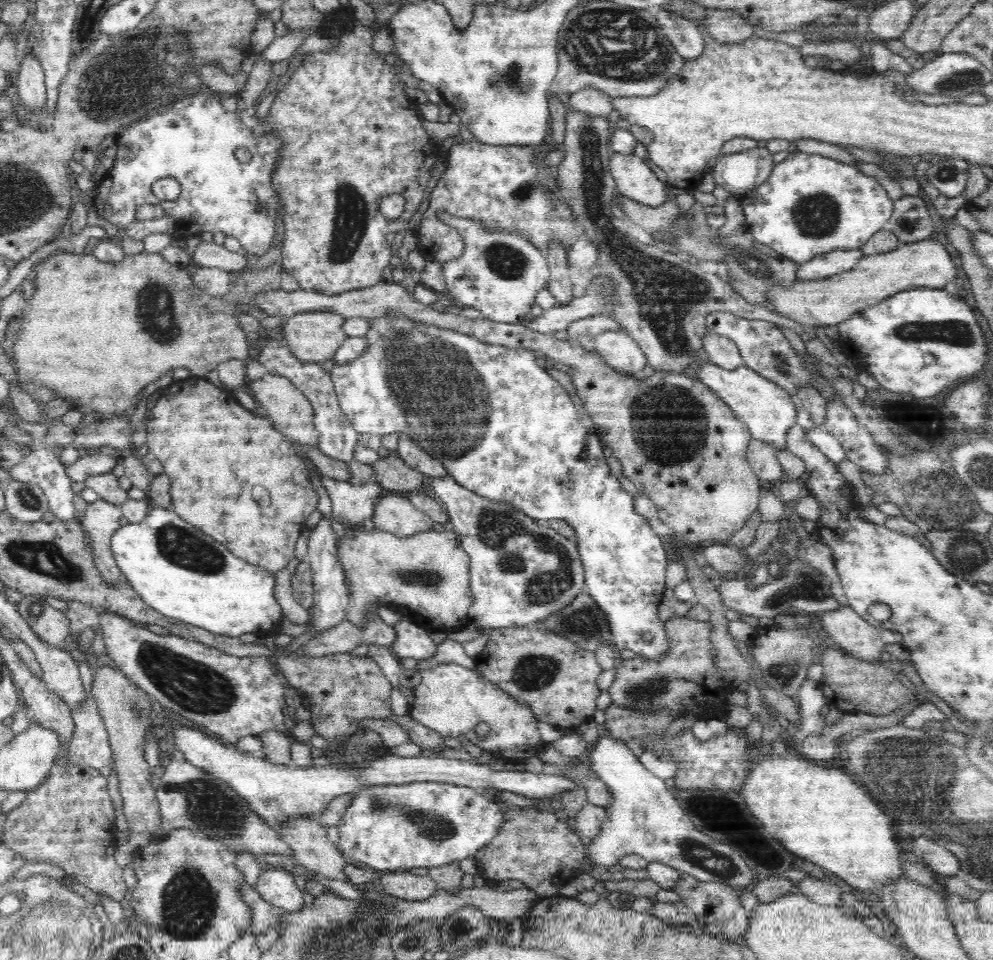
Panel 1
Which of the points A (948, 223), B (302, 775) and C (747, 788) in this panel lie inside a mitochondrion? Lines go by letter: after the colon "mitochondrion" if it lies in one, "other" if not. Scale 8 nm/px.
A: other
B: other
C: other

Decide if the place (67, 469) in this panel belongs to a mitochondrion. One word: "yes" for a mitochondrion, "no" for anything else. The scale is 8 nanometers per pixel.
no

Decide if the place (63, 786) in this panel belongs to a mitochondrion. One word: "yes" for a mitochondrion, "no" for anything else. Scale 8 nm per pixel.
yes

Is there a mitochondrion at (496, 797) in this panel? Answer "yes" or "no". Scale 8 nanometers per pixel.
no

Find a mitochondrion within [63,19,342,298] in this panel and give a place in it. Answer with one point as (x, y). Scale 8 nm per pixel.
(131, 76)

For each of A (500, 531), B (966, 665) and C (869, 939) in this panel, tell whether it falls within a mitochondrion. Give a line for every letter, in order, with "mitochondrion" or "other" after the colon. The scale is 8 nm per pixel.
A: mitochondrion
B: other
C: other

